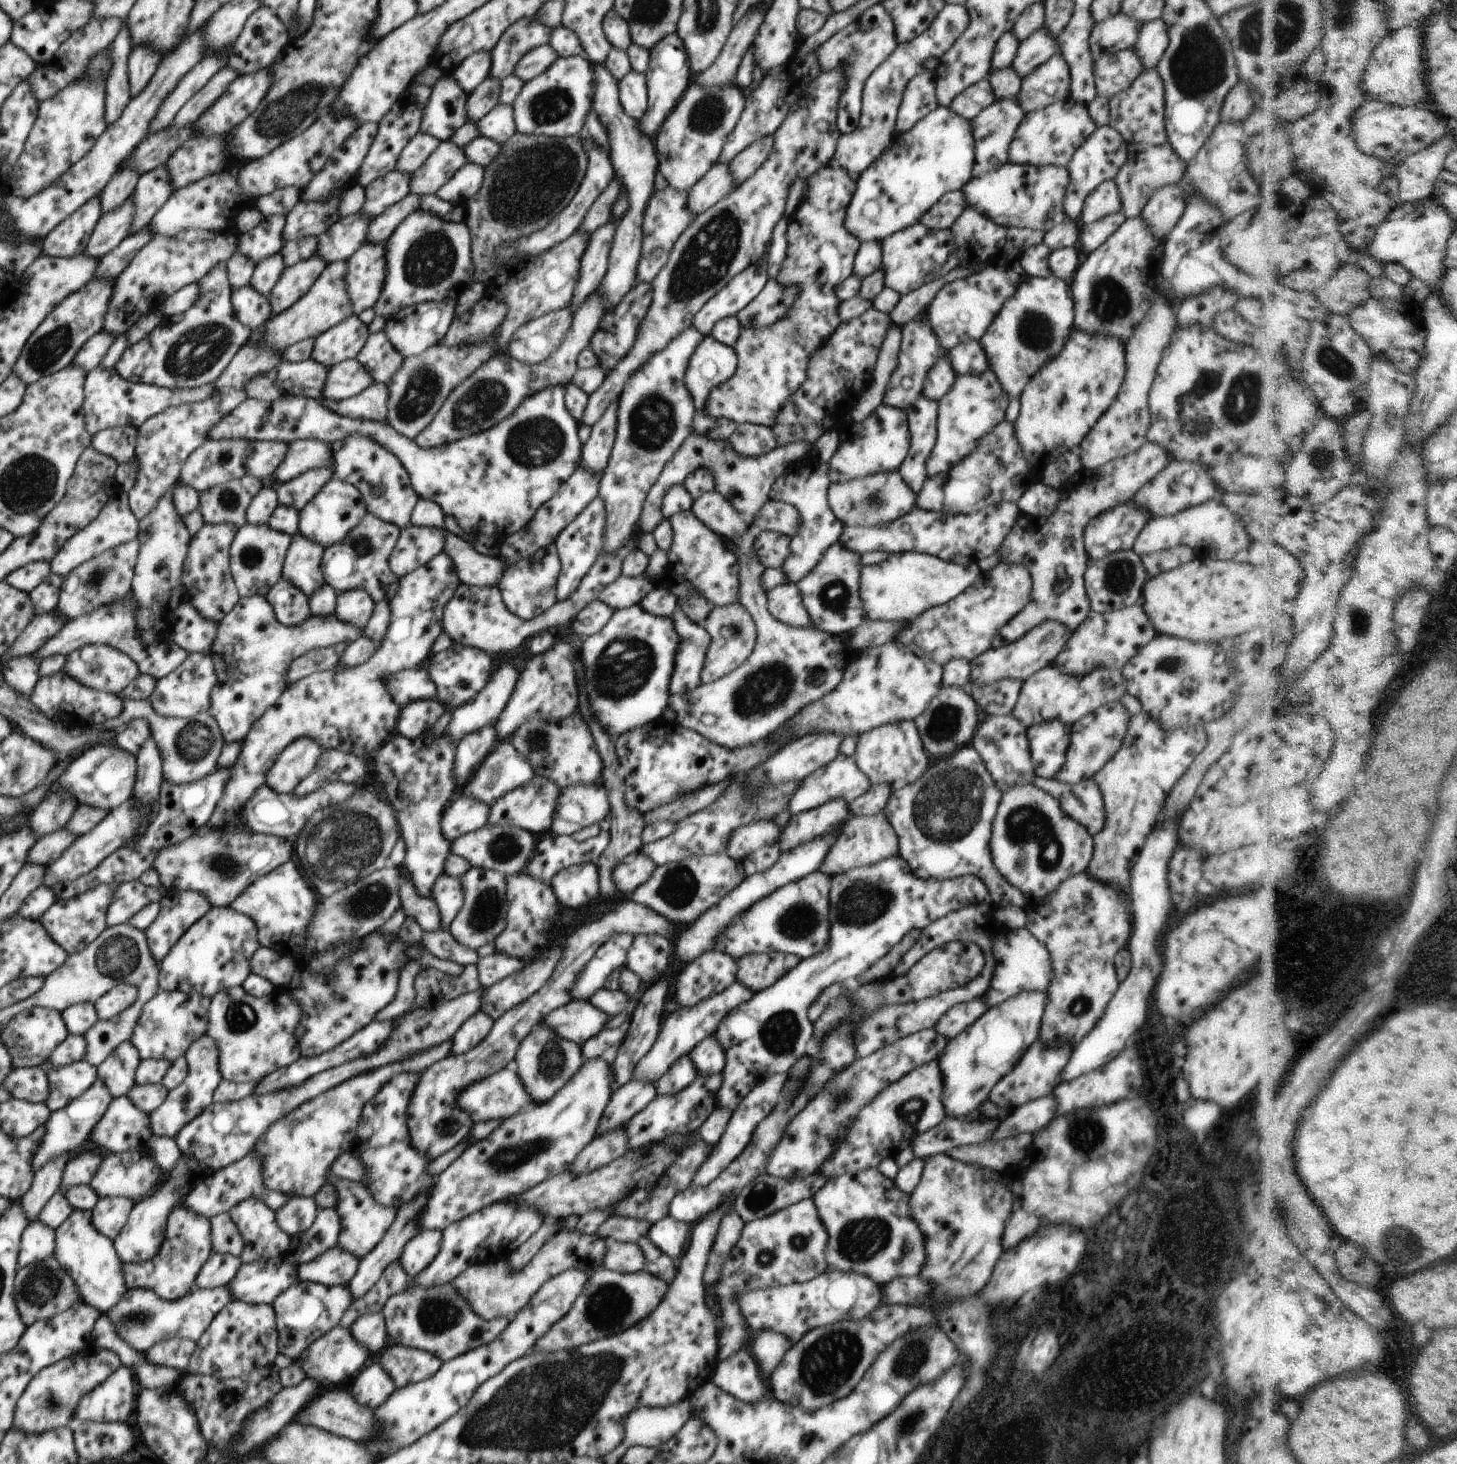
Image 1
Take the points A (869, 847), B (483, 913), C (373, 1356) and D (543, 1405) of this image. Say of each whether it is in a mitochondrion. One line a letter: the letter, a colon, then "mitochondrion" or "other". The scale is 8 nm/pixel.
A: mitochondrion
B: mitochondrion
C: other
D: mitochondrion

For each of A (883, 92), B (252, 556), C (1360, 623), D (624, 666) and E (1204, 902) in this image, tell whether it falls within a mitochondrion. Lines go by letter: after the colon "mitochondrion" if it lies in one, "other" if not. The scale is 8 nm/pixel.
A: mitochondrion
B: mitochondrion
C: mitochondrion
D: mitochondrion
E: other

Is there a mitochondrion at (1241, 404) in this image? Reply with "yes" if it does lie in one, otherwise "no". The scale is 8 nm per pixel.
yes

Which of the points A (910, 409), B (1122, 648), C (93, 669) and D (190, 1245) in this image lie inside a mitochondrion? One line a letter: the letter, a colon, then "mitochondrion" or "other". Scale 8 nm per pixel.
A: other
B: other
C: mitochondrion
D: mitochondrion

